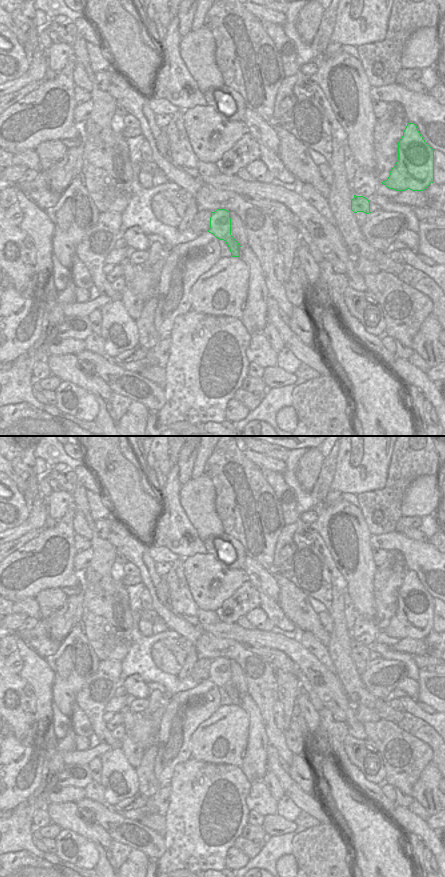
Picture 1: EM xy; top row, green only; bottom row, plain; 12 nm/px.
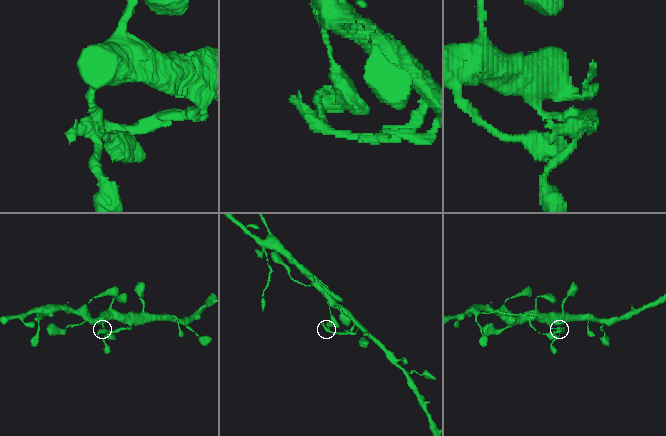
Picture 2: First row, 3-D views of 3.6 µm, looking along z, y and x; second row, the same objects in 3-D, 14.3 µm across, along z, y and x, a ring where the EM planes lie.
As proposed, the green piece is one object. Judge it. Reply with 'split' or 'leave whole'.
split

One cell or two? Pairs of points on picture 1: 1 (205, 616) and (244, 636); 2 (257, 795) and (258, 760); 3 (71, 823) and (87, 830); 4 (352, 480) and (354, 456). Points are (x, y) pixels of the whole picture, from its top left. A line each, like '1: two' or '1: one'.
1: two
2: two
3: one
4: one

